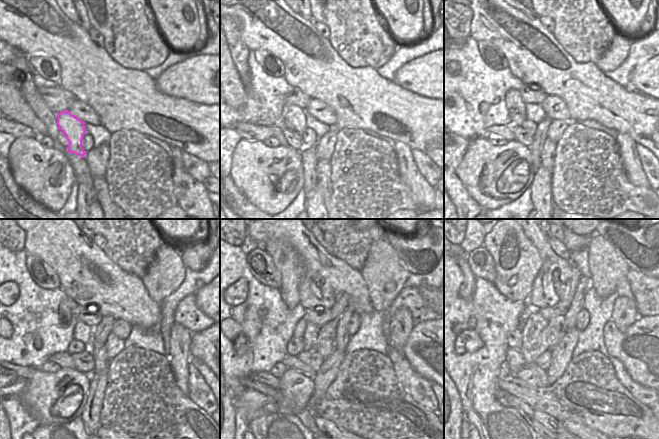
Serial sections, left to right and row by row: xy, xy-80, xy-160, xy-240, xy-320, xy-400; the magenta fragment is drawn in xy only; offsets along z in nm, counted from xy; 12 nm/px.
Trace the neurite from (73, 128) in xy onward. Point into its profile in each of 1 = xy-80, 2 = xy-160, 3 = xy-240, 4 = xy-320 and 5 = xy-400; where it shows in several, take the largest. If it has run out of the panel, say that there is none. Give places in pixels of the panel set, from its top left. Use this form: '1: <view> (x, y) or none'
1: xy-80 (294, 118)
2: xy-160 (516, 106)
3: xy-240 (64, 311)
4: xy-320 (286, 259)
5: xy-400 (517, 262)

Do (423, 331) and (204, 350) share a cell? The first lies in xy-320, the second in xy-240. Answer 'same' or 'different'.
same

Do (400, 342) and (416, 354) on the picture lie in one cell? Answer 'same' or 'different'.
different

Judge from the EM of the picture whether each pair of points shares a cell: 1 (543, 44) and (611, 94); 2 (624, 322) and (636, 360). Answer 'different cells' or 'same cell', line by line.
1: same cell
2: different cells

